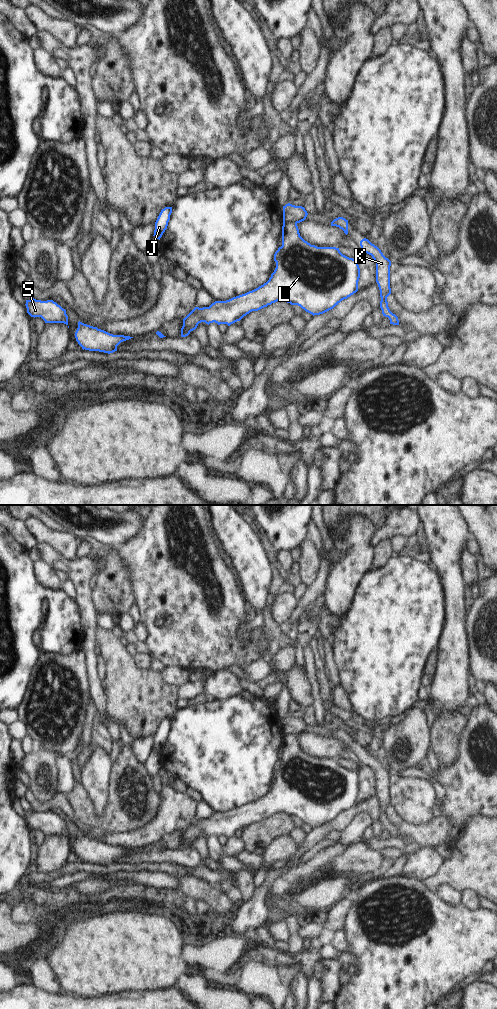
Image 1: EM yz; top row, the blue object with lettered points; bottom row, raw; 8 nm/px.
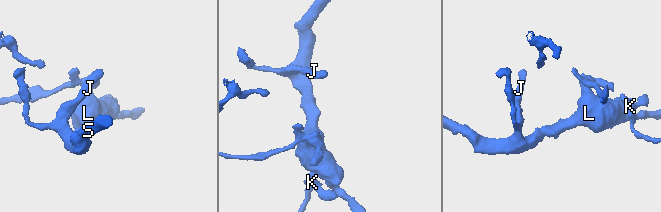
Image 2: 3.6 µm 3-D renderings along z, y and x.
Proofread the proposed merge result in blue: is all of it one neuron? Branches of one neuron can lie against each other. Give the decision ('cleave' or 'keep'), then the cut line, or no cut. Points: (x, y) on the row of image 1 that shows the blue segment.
cleave; cut in yz along (296, 222), (283, 224)

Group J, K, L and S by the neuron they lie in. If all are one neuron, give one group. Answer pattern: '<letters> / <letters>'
J L S / K

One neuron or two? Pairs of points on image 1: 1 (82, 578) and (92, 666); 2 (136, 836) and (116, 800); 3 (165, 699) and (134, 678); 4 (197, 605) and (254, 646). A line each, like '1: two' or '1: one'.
1: one
2: two
3: one
4: one

